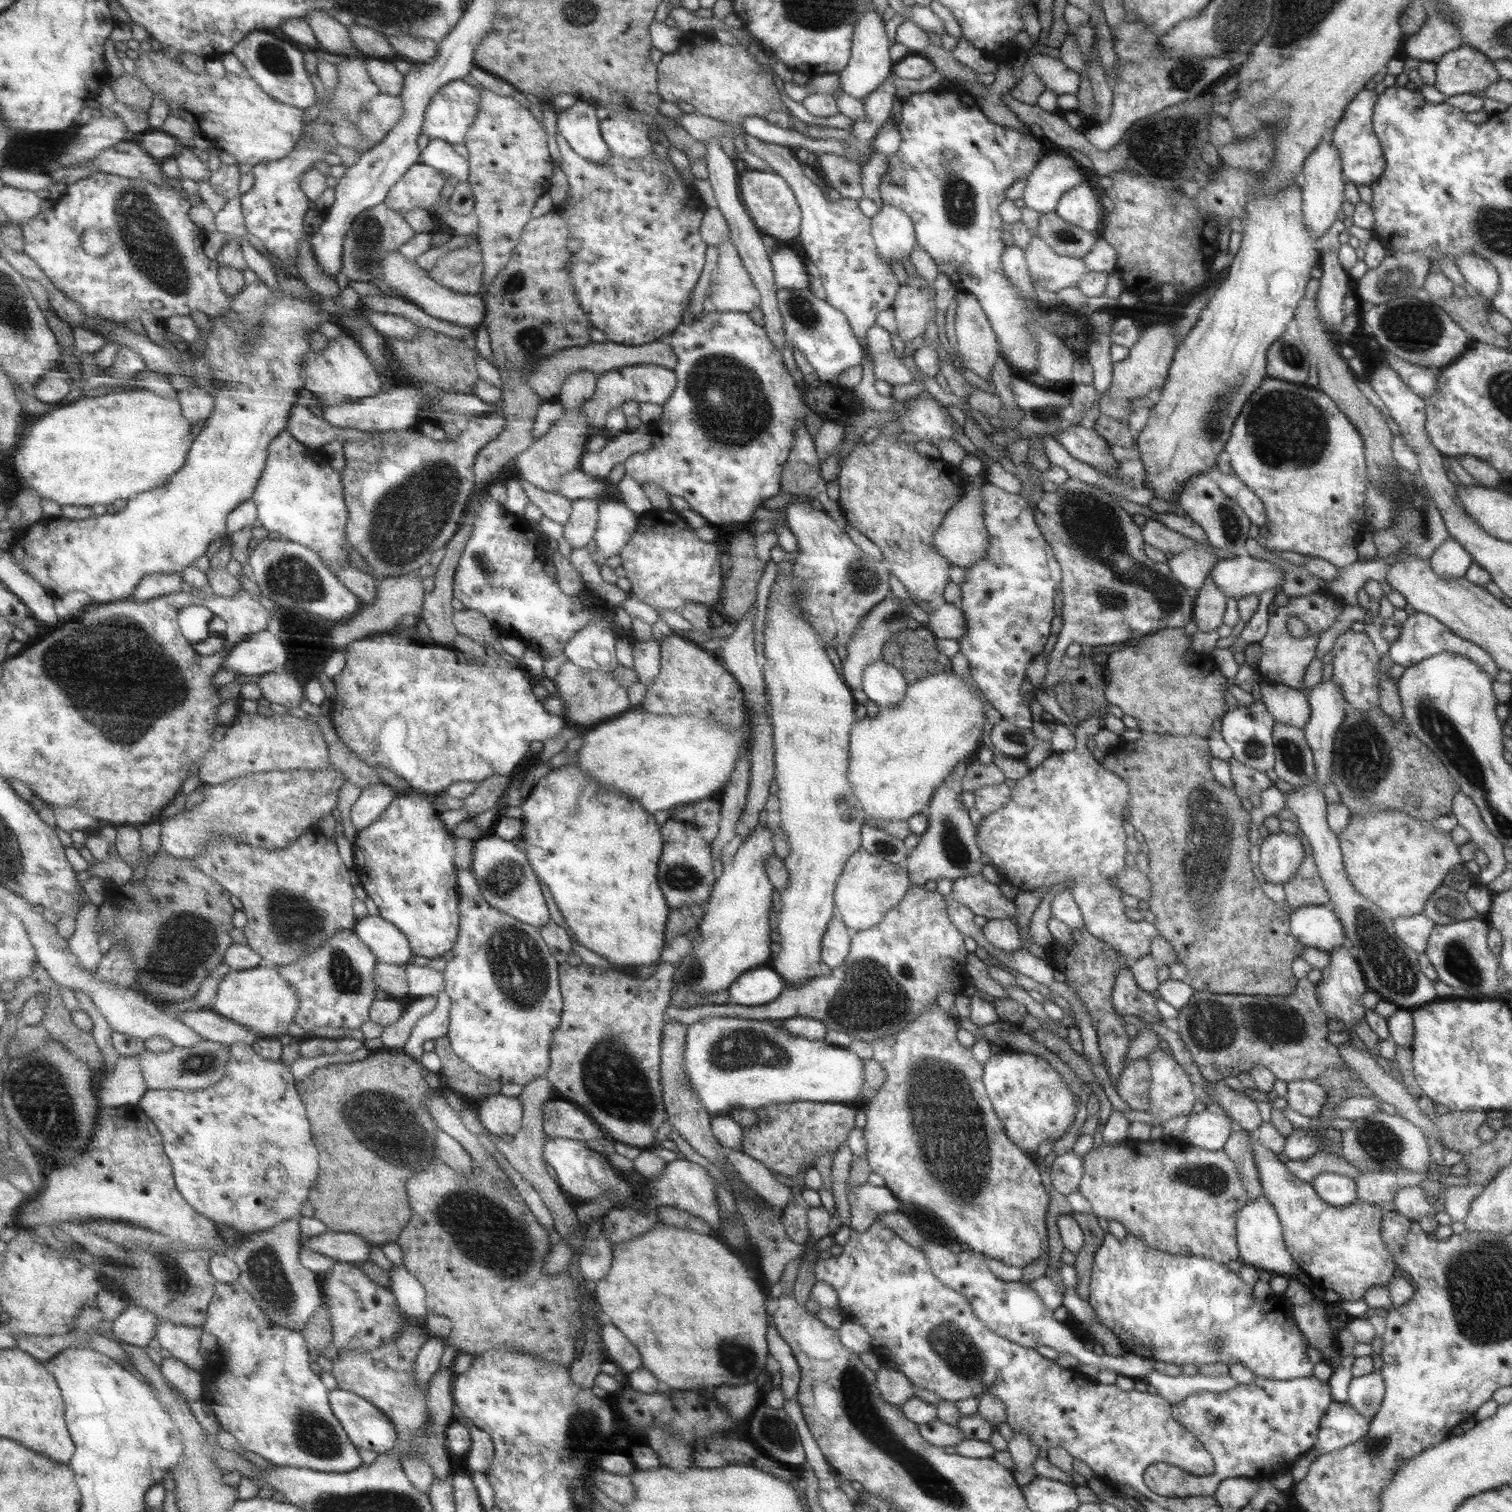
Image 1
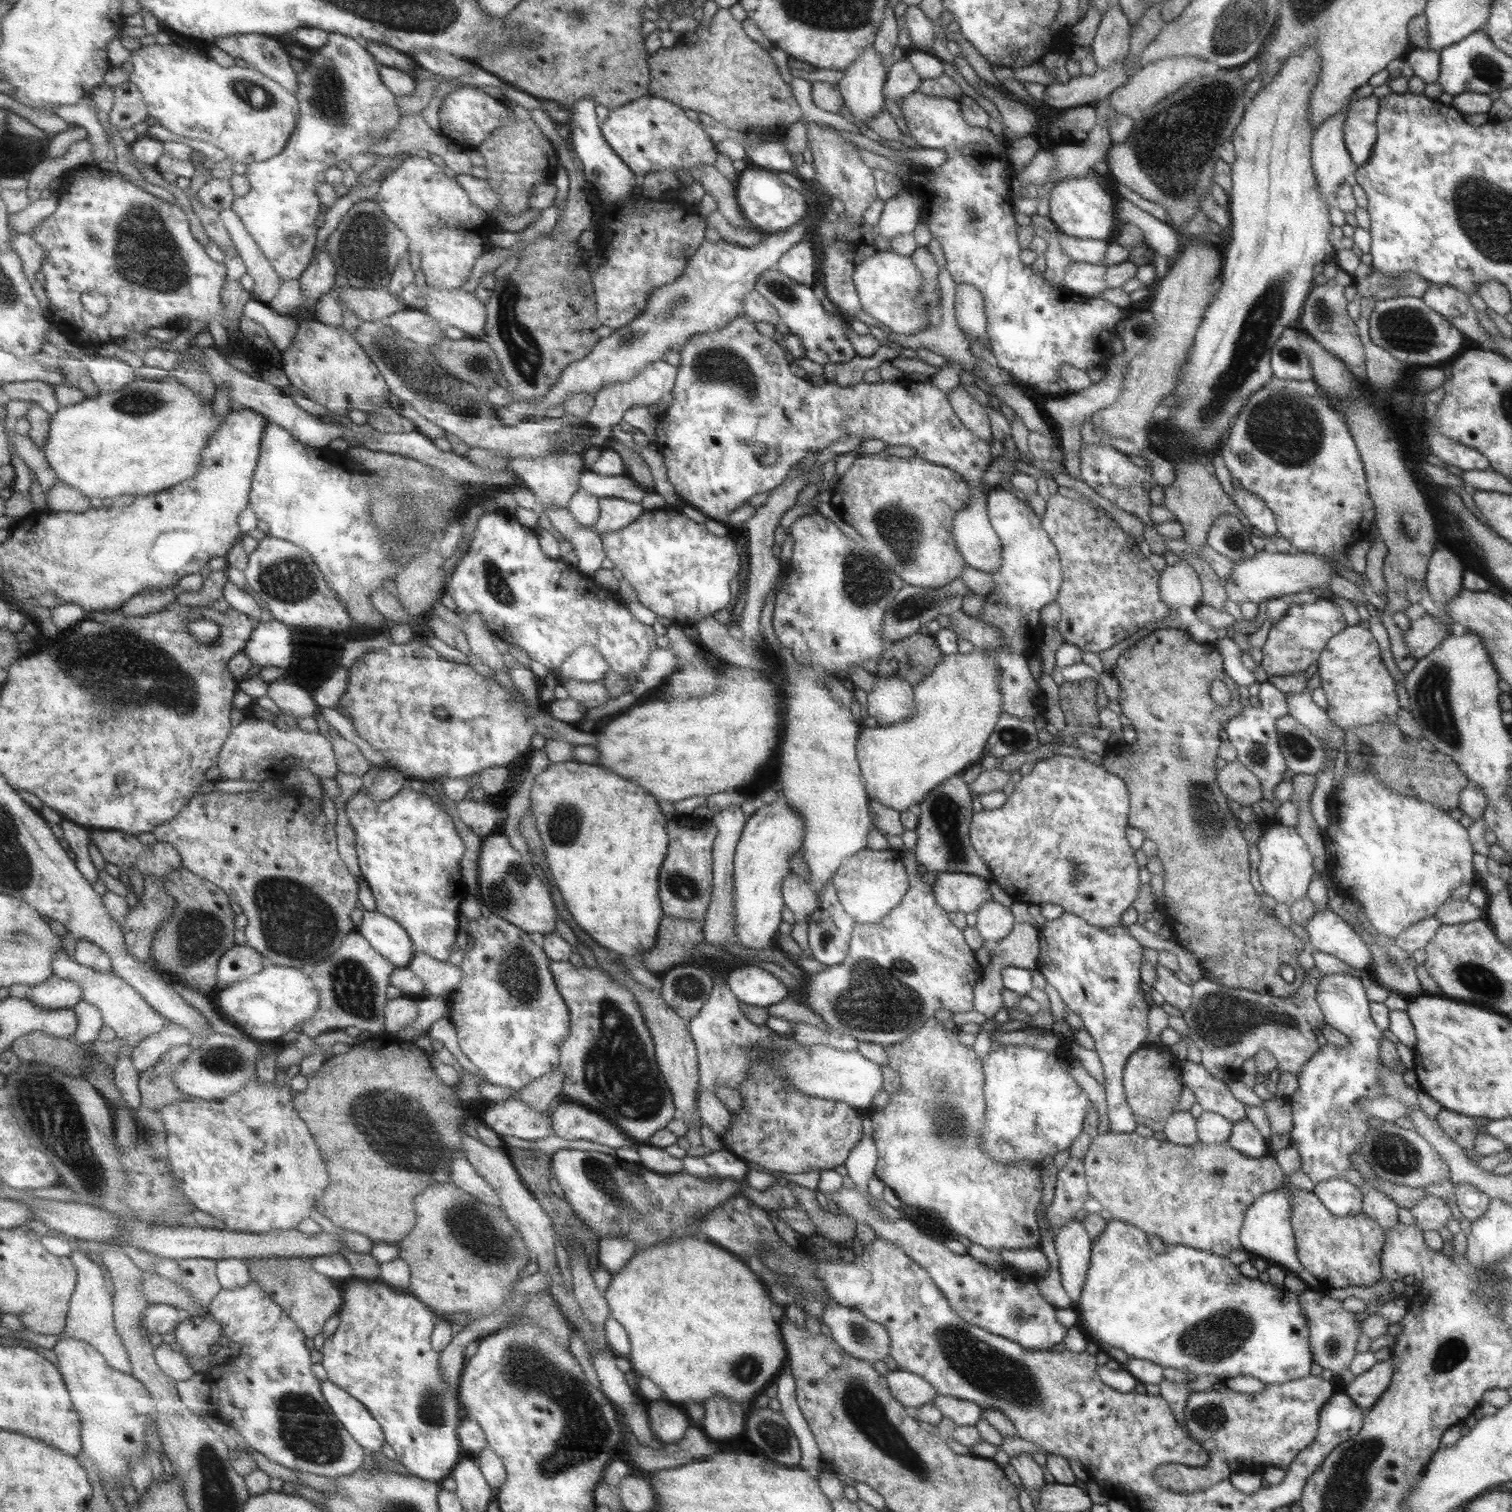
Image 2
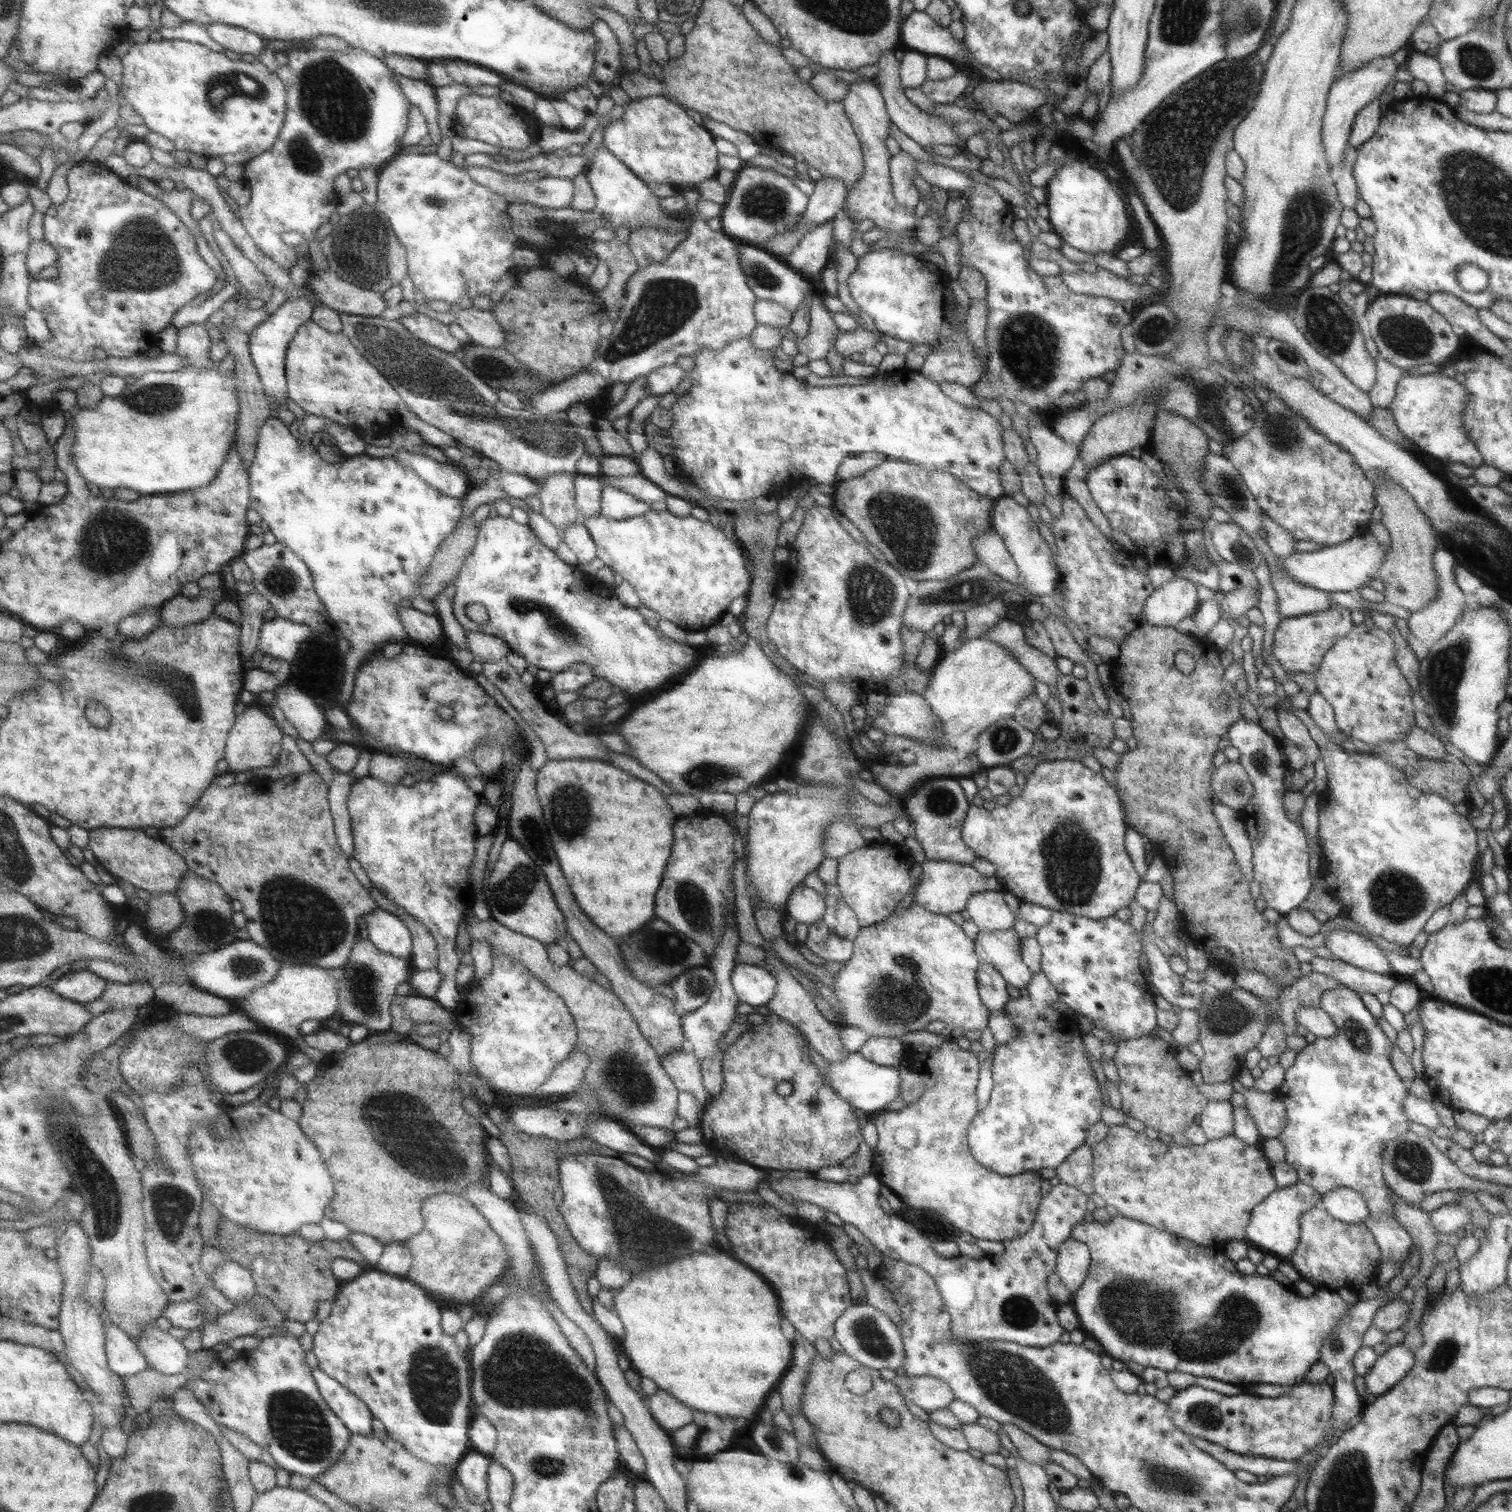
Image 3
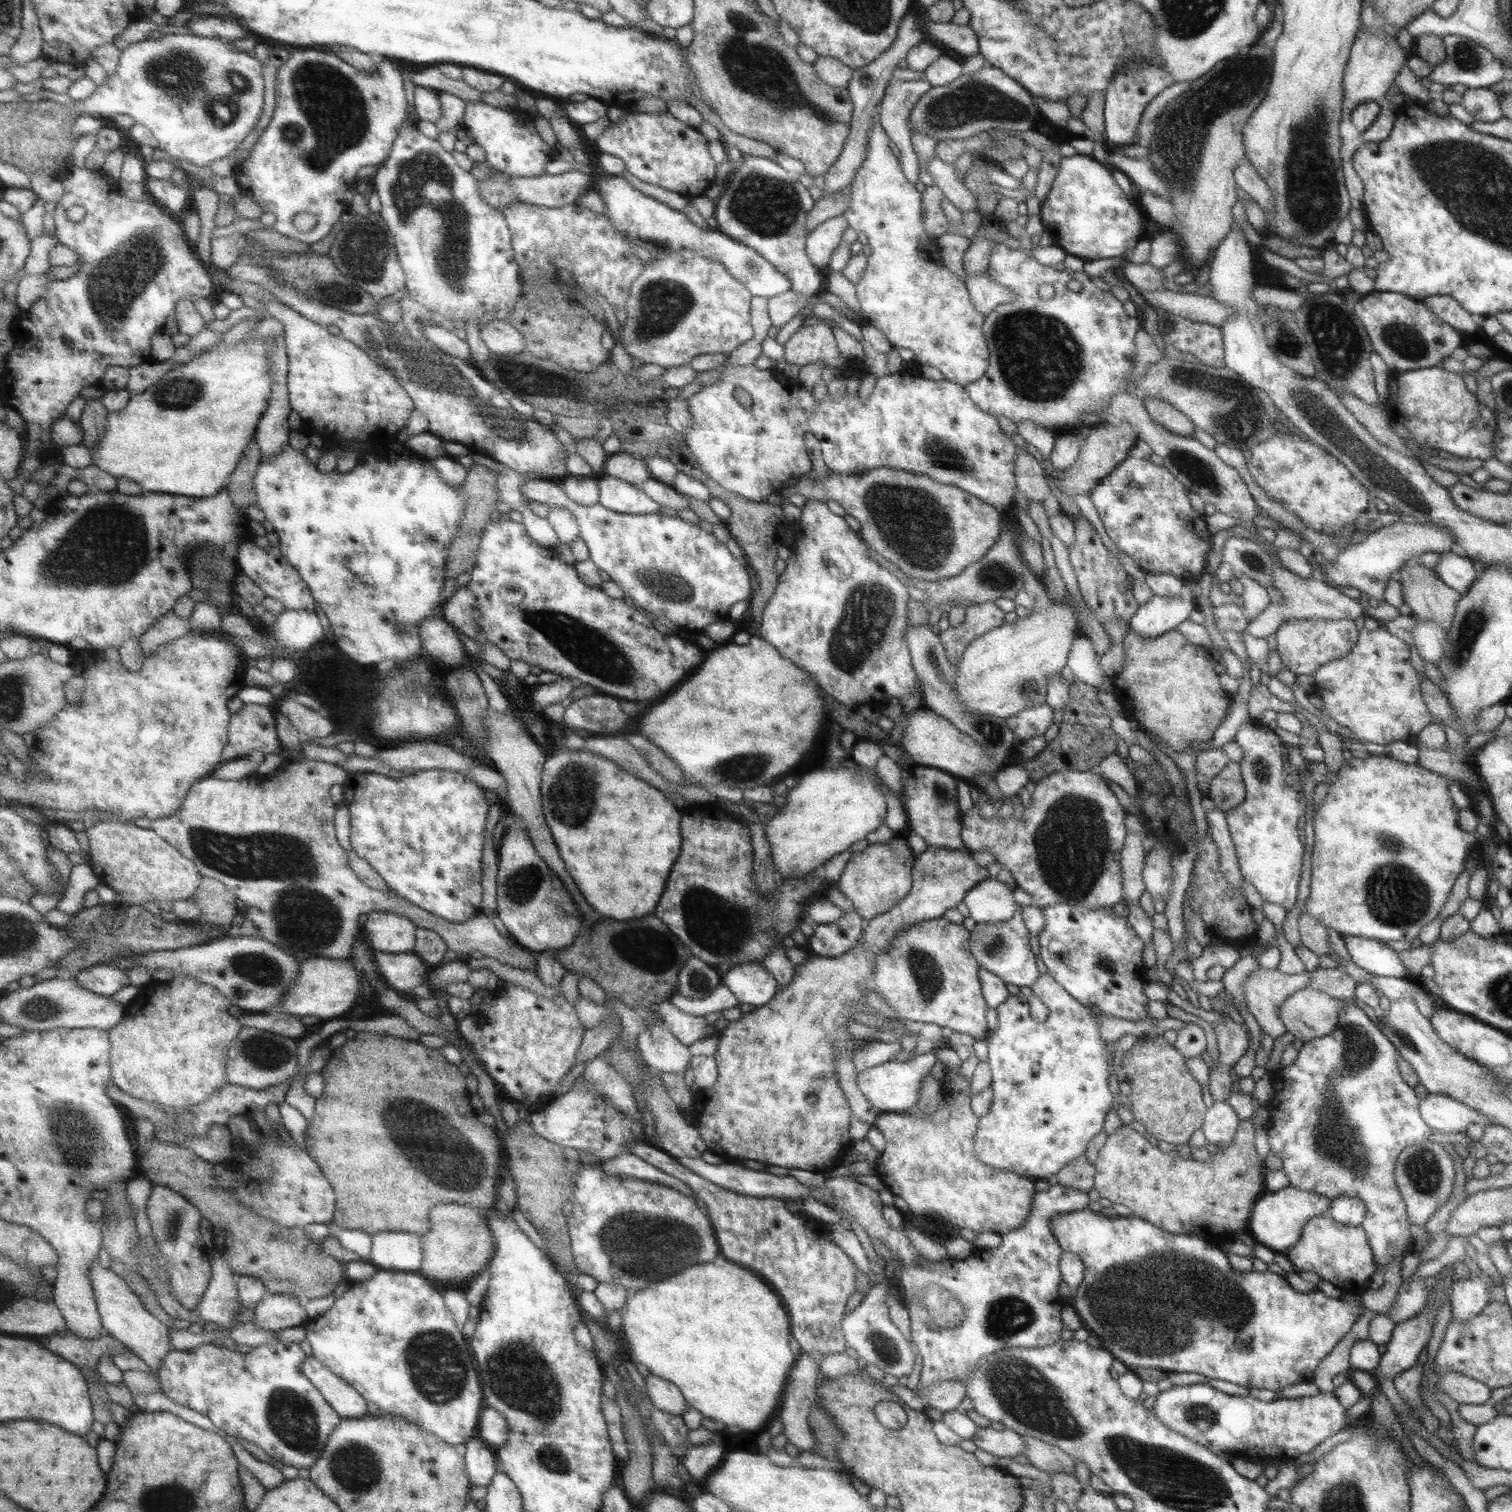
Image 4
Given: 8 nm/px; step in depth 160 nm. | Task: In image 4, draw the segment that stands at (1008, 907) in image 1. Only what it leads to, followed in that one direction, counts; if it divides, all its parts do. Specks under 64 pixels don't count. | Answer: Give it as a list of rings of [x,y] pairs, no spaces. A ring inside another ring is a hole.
[[[928,845],[926,850],[915,858],[915,862],[912,866],[912,889],[910,893],[890,911],[876,915],[876,918],[872,918],[872,920],[867,922],[866,930],[864,930],[862,938],[860,938],[856,946],[848,949],[840,956],[829,957],[816,954],[816,956],[807,958],[807,961],[795,965],[793,981],[789,985],[786,985],[782,992],[778,991],[771,1002],[768,1002],[765,1006],[756,1007],[750,1012],[742,1012],[739,1020],[730,1021],[725,1028],[719,1030],[715,1037],[715,1042],[717,1043],[715,1046],[715,1059],[717,1062],[718,1078],[709,1089],[703,1089],[699,1091],[698,1095],[695,1095],[693,1102],[694,1107],[692,1108],[693,1125],[699,1130],[699,1134],[709,1148],[709,1151],[713,1151],[720,1157],[734,1156],[740,1159],[746,1158],[748,1160],[757,1160],[758,1162],[768,1162],[768,1165],[774,1164],[774,1166],[782,1166],[789,1169],[799,1168],[823,1175],[826,1175],[828,1171],[832,1171],[832,1169],[840,1166],[844,1158],[846,1158],[847,1151],[852,1144],[852,1138],[849,1133],[852,1116],[847,1098],[839,1085],[837,1058],[839,1058],[839,1052],[841,1052],[841,1050],[852,1050],[853,1058],[855,1049],[860,1043],[864,1043],[864,1041],[856,1042],[855,1039],[850,1038],[848,1027],[849,1023],[852,1024],[853,1022],[850,1015],[860,1011],[862,1005],[866,1003],[864,992],[873,986],[873,974],[876,970],[877,954],[881,952],[881,950],[887,950],[890,943],[892,943],[892,939],[902,933],[902,931],[906,931],[906,929],[910,929],[910,927],[914,927],[914,925],[924,921],[941,918],[948,910],[959,906],[966,897],[968,890],[974,889],[980,882],[984,882],[984,880],[988,880],[988,878],[989,872],[987,868],[980,868],[976,860],[972,858],[972,851],[966,846],[963,849],[954,850]]]

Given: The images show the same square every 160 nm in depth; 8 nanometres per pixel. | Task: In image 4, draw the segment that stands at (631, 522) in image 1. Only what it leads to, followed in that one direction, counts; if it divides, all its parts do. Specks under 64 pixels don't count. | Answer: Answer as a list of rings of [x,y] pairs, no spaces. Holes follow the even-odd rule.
[[[610,475],[599,481],[599,503],[622,514],[660,513],[661,507],[637,485]]]

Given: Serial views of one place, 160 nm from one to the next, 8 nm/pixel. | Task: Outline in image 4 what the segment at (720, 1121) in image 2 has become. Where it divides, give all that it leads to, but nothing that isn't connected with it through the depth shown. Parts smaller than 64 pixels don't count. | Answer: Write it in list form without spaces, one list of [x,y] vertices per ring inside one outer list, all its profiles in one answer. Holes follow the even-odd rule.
[[[662,1021],[648,1025],[638,1035],[637,1048],[643,1062],[657,1072],[678,1073],[684,1076],[686,1065],[693,1057]]]

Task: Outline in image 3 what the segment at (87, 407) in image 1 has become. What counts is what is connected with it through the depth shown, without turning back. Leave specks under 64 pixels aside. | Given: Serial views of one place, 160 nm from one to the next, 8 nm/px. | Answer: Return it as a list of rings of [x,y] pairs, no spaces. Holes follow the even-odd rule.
[[[218,365],[208,367],[207,369],[195,369],[194,367],[185,367],[184,370],[174,372],[147,372],[144,377],[131,382],[128,391],[122,397],[108,397],[102,401],[98,407],[90,409],[78,408],[75,412],[74,422],[76,422],[76,443],[74,443],[74,451],[72,458],[76,460],[76,466],[85,476],[87,481],[95,483],[103,488],[133,488],[143,495],[159,495],[164,493],[180,492],[182,490],[198,490],[210,486],[220,474],[224,464],[228,461],[228,455],[234,451],[237,444],[237,436],[239,435],[239,423],[242,413],[242,404],[240,404],[240,390],[238,382],[238,373],[236,368],[229,375],[222,374],[222,370]]]

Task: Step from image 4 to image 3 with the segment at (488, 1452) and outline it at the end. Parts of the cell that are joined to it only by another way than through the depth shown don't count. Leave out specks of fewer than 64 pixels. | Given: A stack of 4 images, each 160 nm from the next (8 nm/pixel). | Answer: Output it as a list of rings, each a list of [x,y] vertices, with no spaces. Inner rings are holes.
[[[473,1450],[458,1464],[458,1480],[467,1489],[467,1500],[474,1504],[481,1506],[487,1504],[493,1459],[490,1454]]]

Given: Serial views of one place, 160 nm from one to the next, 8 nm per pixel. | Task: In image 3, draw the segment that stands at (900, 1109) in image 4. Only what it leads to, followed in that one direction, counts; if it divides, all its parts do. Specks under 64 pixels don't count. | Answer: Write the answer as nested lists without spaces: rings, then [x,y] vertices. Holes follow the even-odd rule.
[[[859,1051],[850,1052],[842,1062],[830,1062],[828,1074],[821,1072],[821,1076],[844,1100],[866,1112],[883,1112],[890,1102],[901,1096],[902,1079],[898,1067],[880,1066],[864,1058]]]

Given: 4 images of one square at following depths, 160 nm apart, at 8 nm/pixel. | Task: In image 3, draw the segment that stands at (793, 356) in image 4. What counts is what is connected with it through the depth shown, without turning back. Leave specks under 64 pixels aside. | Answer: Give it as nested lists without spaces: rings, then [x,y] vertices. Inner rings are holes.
[[[814,295],[807,335],[795,339],[799,354],[805,354],[810,361],[827,358],[838,334],[840,330],[832,320],[832,313],[824,306],[823,299]]]

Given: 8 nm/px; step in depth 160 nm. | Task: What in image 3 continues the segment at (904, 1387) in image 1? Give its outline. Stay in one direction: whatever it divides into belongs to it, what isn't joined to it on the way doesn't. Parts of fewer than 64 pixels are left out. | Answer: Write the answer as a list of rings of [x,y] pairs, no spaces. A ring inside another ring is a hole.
[[[905,1375],[896,1378],[895,1382],[905,1400],[914,1403],[927,1413],[948,1409],[955,1400],[952,1388],[940,1378]]]

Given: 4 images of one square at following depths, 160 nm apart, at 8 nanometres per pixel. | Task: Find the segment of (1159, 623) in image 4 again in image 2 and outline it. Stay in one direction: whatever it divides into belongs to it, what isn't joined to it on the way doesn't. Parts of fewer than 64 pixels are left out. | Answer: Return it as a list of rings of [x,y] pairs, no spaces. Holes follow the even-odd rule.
[[[1187,562],[1167,565],[1159,578],[1159,593],[1162,602],[1178,612],[1185,627],[1197,619],[1196,609],[1202,604],[1202,583]]]

